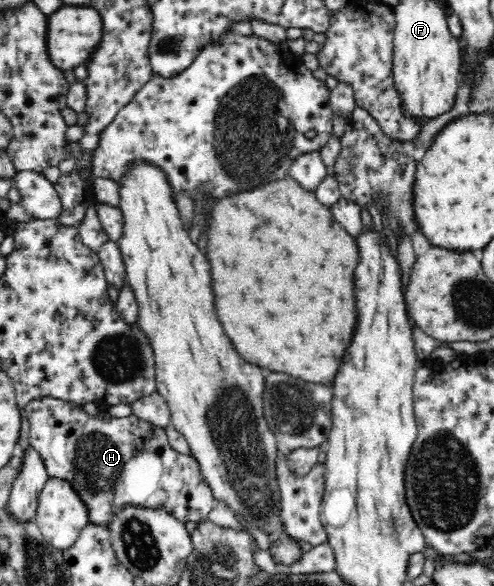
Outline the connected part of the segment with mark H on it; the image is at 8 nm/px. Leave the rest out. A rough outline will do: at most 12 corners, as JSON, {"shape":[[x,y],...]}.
{"shape":[[44,397],[29,445],[89,523],[124,507],[183,524],[214,507],[164,428]]}

